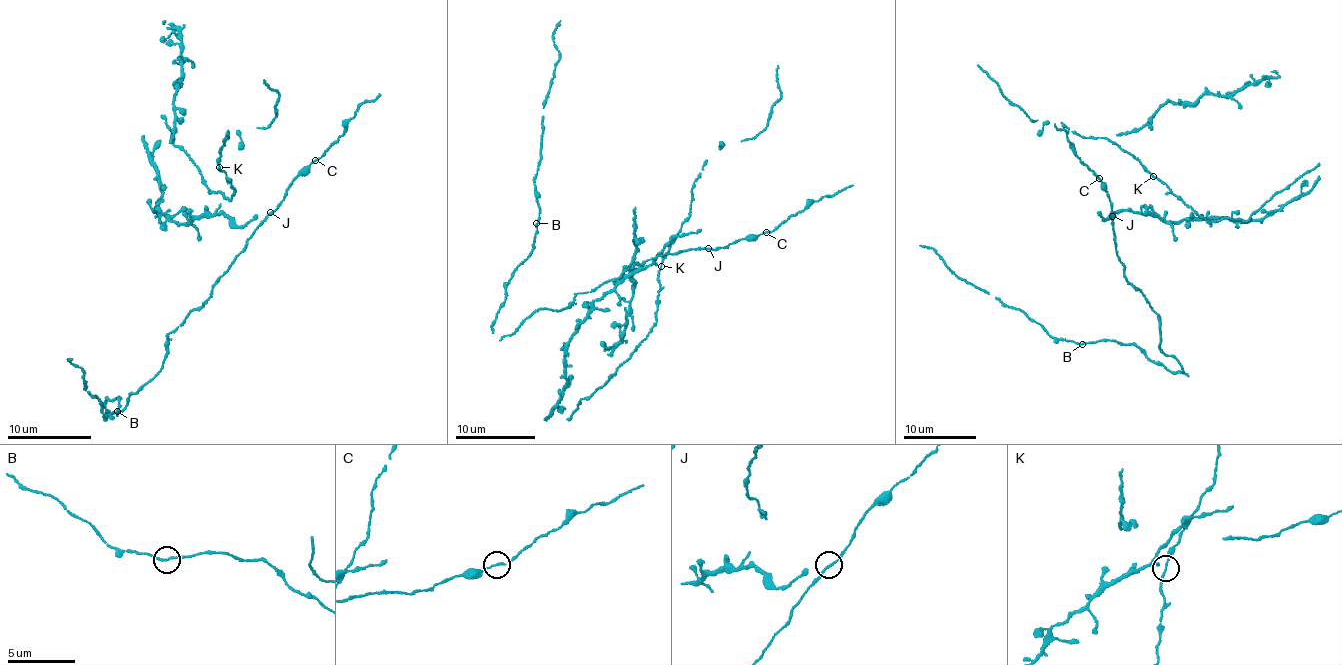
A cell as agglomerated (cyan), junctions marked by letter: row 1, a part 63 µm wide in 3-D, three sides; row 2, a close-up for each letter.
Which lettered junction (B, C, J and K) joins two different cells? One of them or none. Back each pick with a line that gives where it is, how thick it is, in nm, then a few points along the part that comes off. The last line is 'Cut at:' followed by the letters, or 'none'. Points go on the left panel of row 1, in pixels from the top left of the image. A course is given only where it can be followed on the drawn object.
Cut at: none

